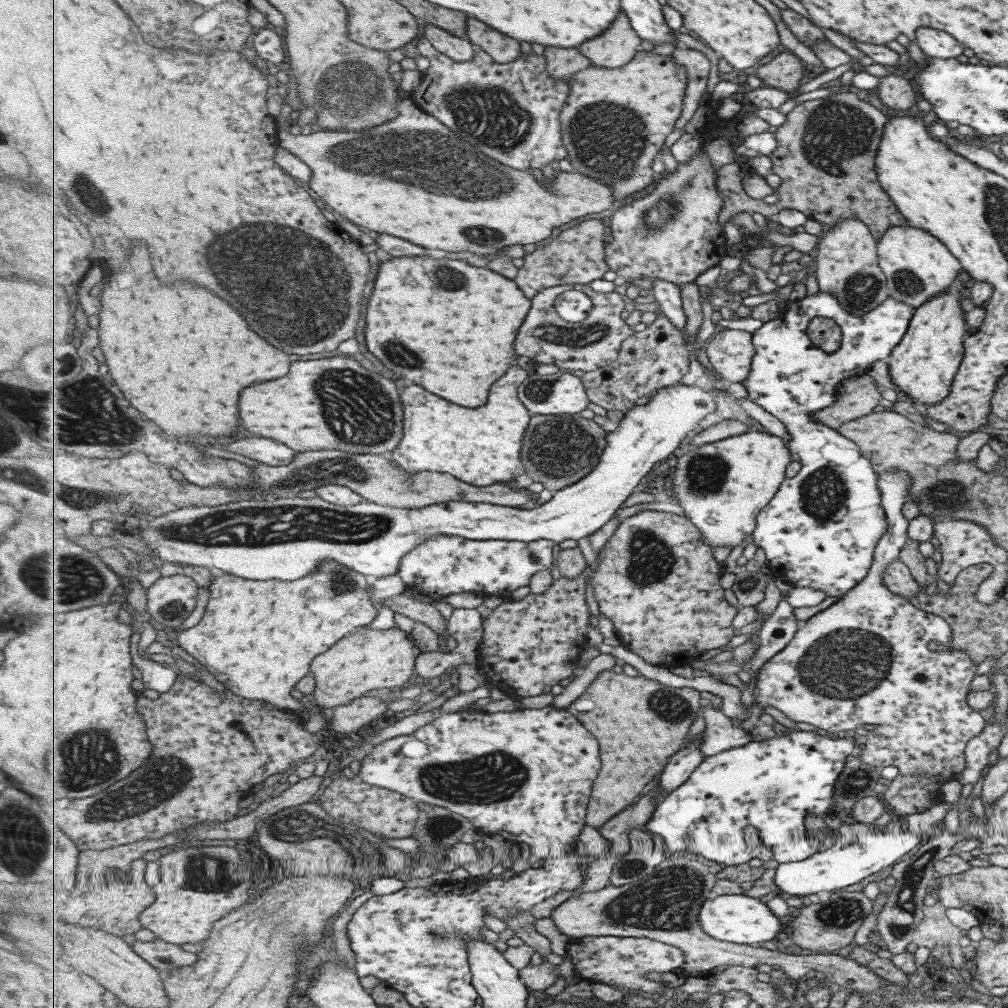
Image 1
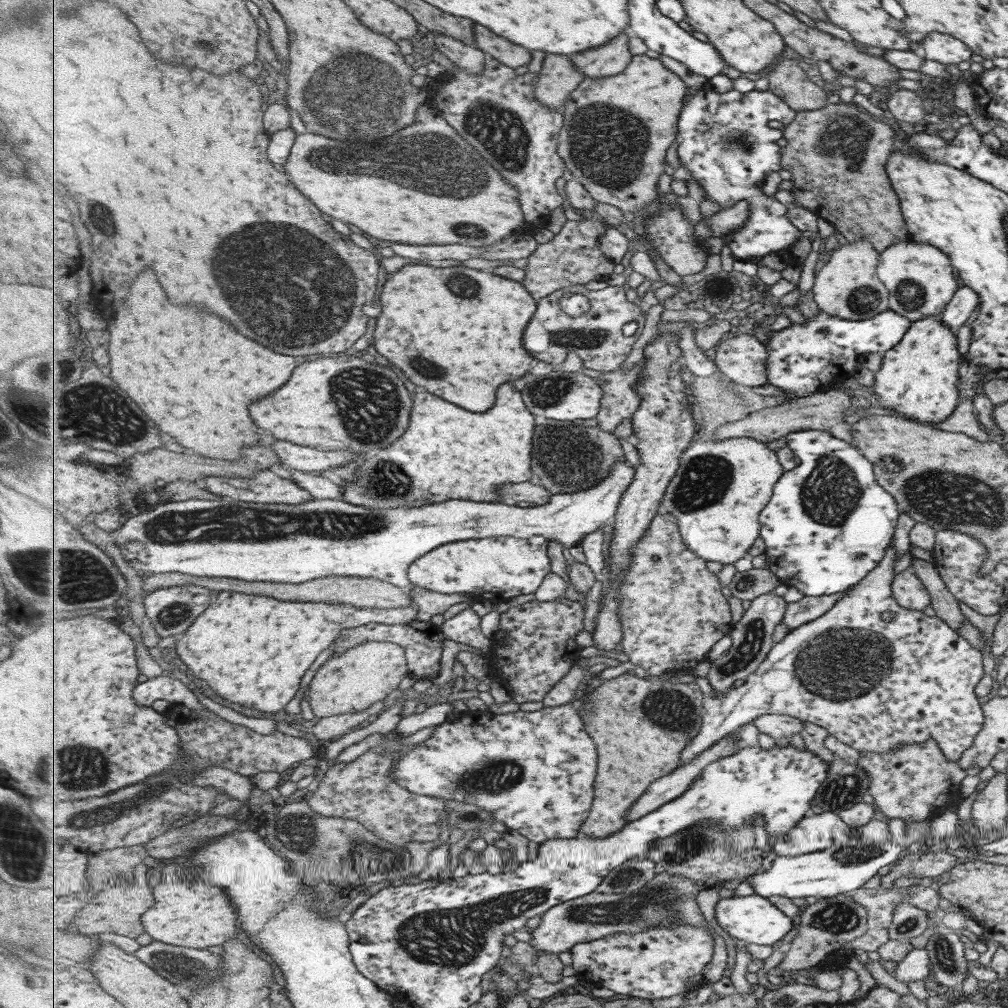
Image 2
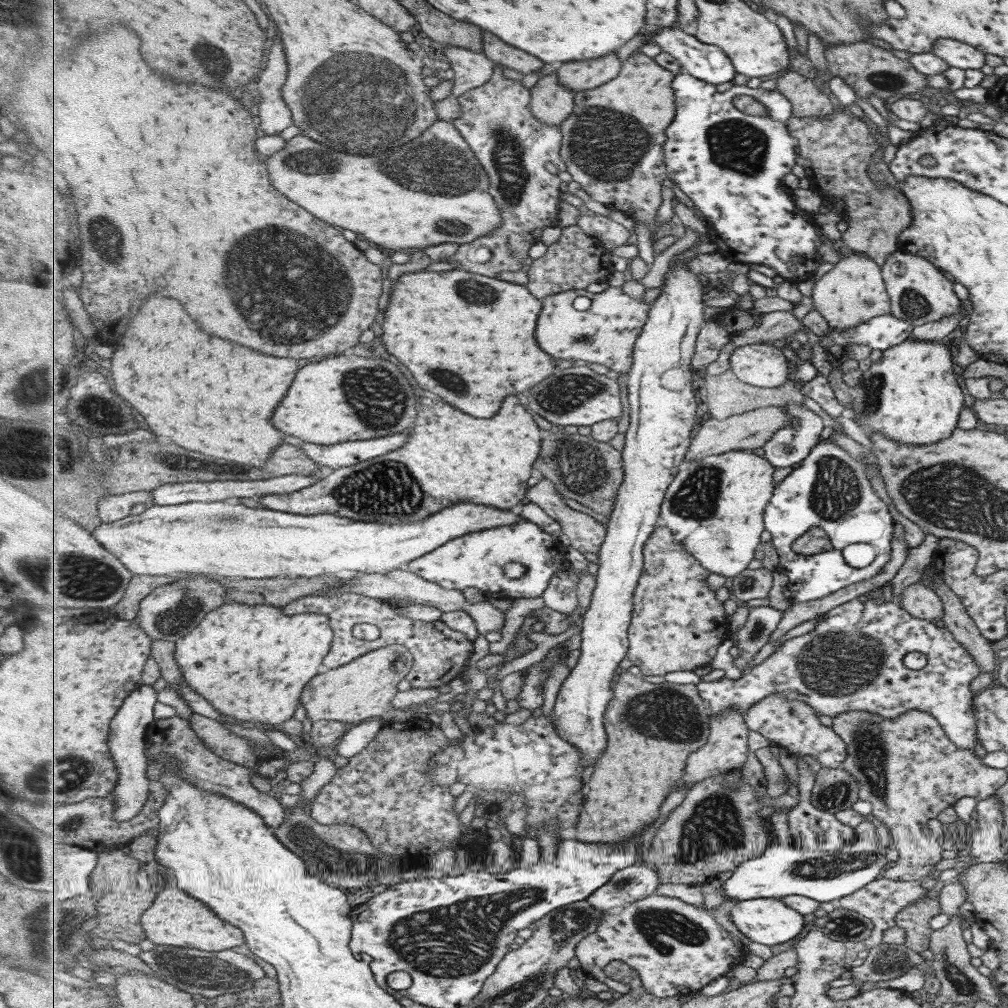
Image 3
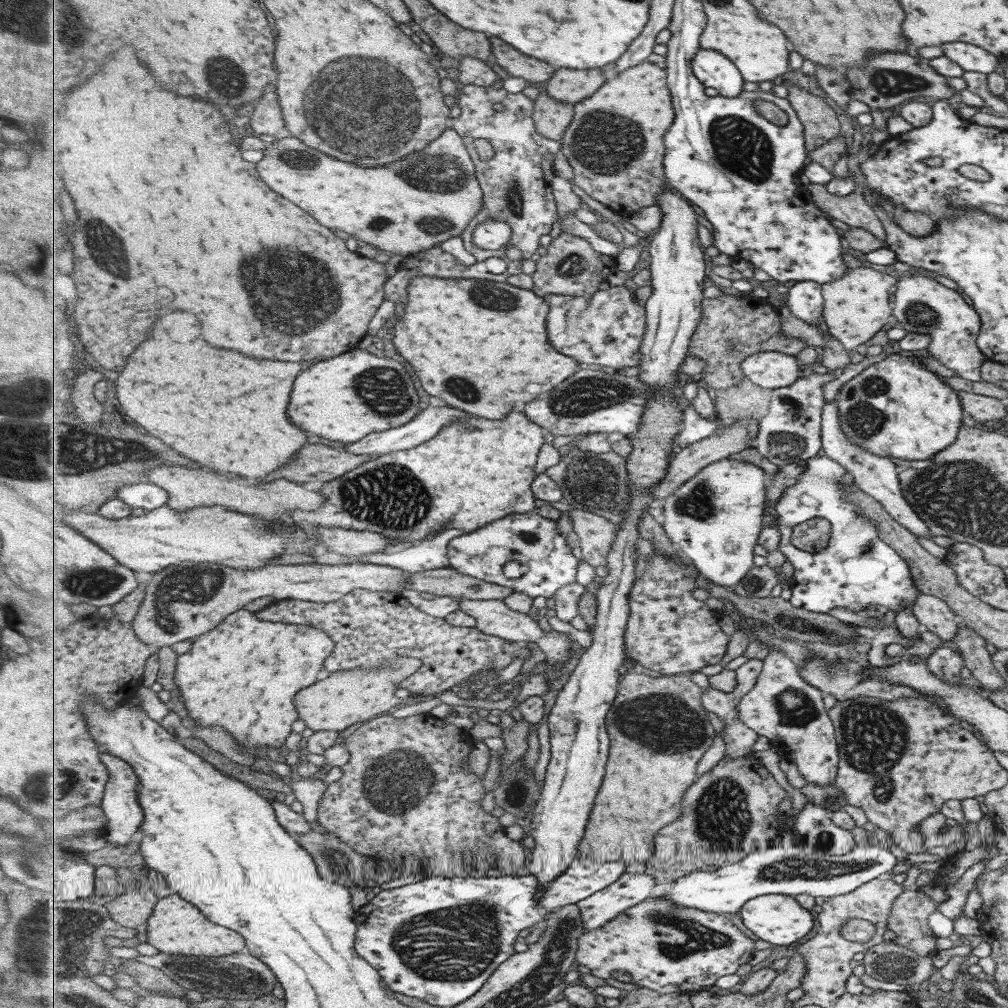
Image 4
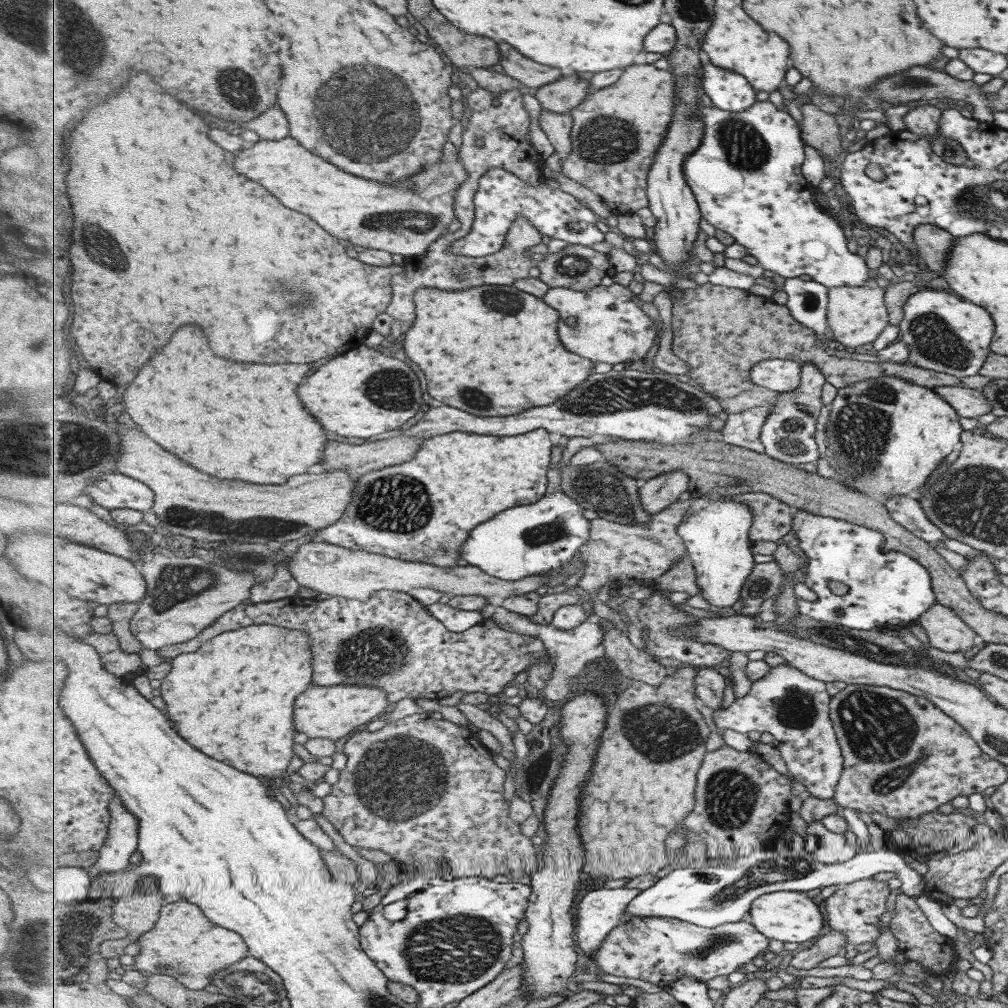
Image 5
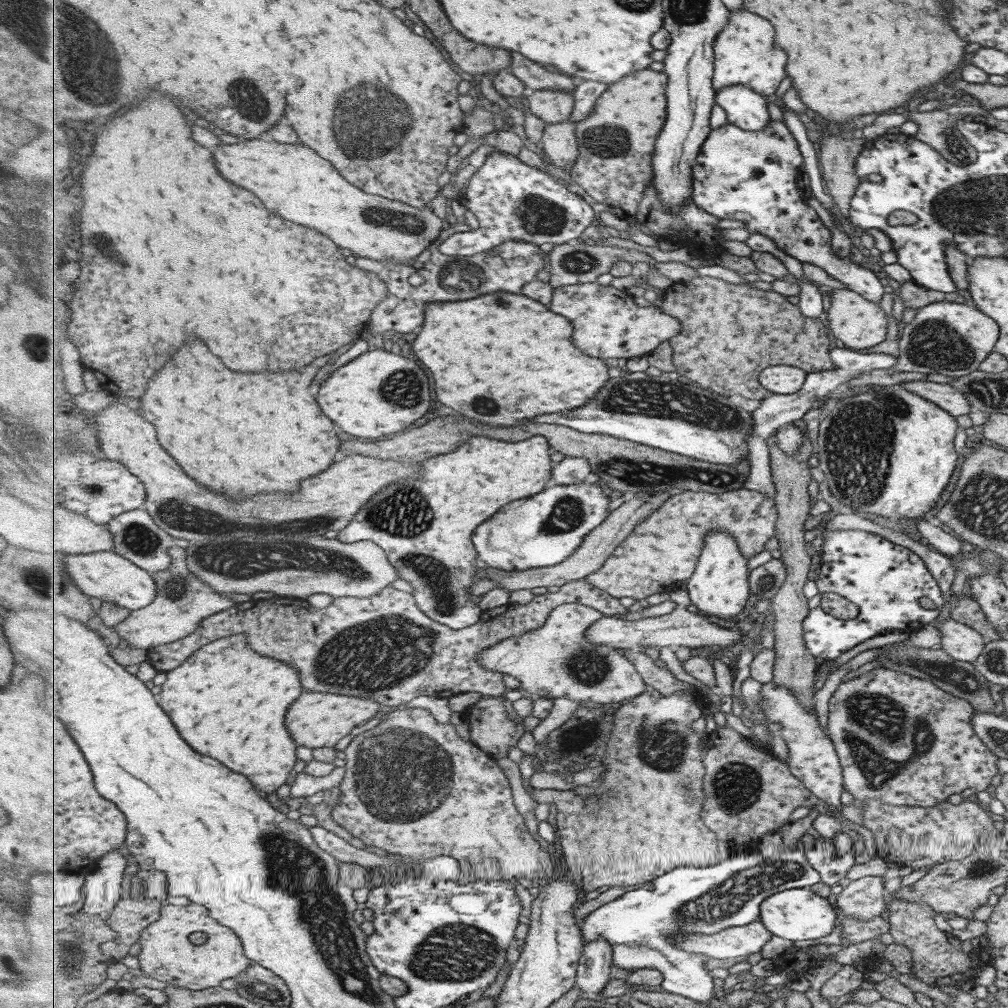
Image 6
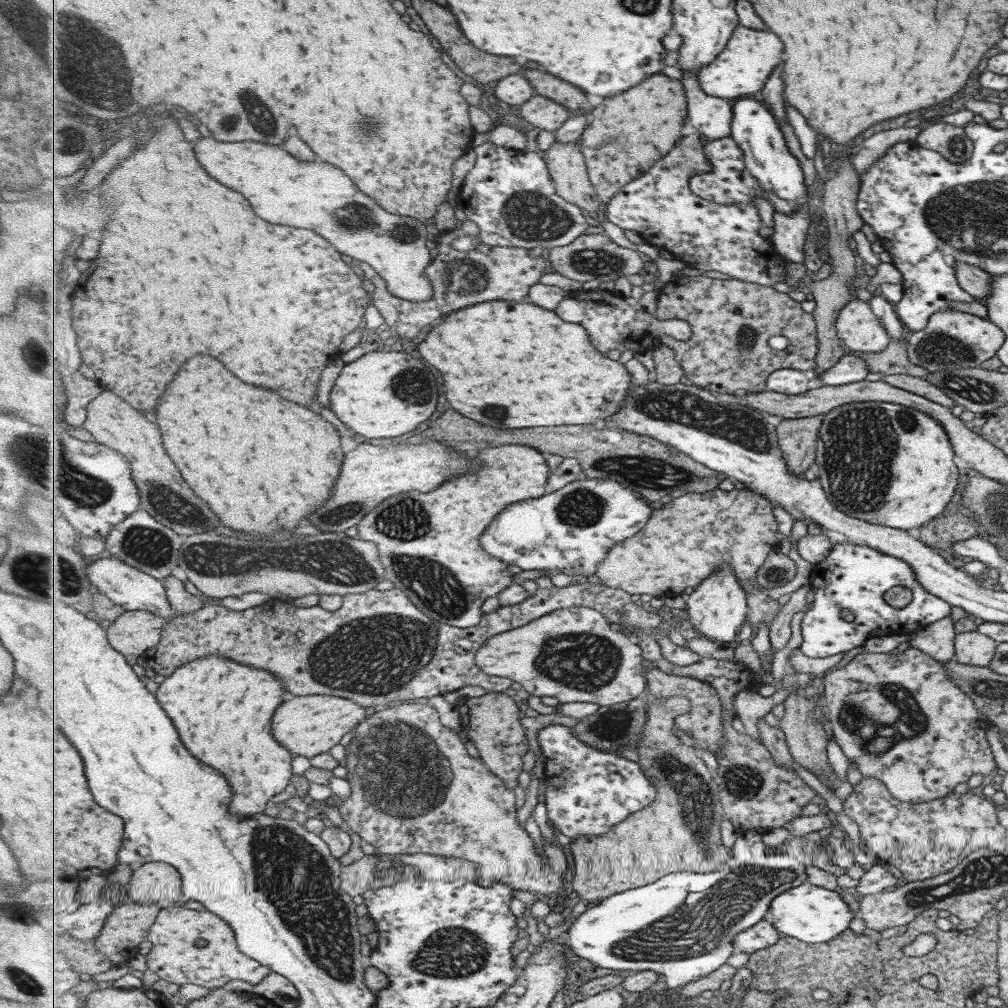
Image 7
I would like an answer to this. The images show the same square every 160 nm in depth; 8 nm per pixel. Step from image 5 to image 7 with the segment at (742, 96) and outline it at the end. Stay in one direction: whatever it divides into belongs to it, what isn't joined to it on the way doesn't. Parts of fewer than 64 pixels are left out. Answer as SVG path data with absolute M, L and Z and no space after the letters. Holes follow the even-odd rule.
M747 95L739 97L734 104L732 136L743 149L749 170L759 179L760 185L768 194L777 214L795 214L801 208L808 208L807 186L799 160L789 152L785 136L781 132L778 120L767 104Z

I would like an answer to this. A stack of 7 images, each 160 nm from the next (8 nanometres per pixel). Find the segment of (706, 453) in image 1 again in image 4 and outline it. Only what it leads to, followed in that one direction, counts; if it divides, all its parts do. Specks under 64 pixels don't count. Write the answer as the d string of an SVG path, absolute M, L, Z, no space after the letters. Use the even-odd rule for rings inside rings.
M731 458L708 464L695 478L681 485L672 495L664 498L662 523L668 537L687 558L694 562L701 575L711 582L734 588L755 567L755 546L763 532L763 512L767 498L766 472L755 463Z

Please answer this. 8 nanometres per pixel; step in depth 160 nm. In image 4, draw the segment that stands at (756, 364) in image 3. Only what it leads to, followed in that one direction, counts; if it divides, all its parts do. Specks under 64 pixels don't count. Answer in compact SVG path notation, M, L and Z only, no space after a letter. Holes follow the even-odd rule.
M783 352L755 353L747 357L741 367L748 379L774 391L795 384L802 374L797 357Z

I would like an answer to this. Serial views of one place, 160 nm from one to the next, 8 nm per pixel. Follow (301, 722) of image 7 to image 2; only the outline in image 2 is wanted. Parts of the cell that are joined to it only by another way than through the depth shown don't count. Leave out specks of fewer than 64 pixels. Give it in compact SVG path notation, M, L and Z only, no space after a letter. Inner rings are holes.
M369 641L342 655L328 658L317 670L308 688L307 699L320 720L339 714L355 714L373 704L388 701L398 693L399 684L410 675L406 649L389 641Z

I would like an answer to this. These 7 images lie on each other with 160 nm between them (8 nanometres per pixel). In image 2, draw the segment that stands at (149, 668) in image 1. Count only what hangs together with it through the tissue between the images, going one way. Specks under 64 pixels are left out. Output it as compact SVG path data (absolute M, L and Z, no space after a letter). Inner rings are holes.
M172 676L152 677L137 685L133 698L139 706L153 706L157 700L167 700L172 704L181 704L193 708L196 713L209 713L199 702L199 698Z

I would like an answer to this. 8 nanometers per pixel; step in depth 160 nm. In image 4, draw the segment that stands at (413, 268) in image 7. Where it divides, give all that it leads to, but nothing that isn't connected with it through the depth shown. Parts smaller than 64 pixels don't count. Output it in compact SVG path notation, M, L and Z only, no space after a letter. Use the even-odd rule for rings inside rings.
M453 128L443 132L429 147L425 147L421 151L415 151L413 154L407 155L406 158L399 160L397 164L389 164L389 166L383 166L383 168L363 168L363 166L359 166L359 164L351 164L351 162L343 162L343 160L331 158L331 155L322 153L320 150L310 147L301 139L296 139L293 136L274 140L262 153L263 157L256 163L257 172L259 172L261 180L265 180L267 184L271 184L271 188L273 188L275 192L283 194L283 196L289 198L291 202L295 202L295 204L299 204L301 208L305 208L307 212L311 212L323 226L335 228L334 231L338 233L347 232L347 234L351 234L351 236L357 236L357 238L361 238L361 240L365 240L365 242L369 242L369 244L381 248L381 250L393 252L403 258L411 257L419 252L429 250L431 247L439 246L441 243L455 236L461 237L461 234L466 232L467 228L470 227L471 220L483 217L485 208L485 201L483 200L484 192L482 185L478 181L476 164L468 151L466 141L457 130ZM379 218L389 218L389 224L383 226L383 228L375 228L375 220L379 220Z

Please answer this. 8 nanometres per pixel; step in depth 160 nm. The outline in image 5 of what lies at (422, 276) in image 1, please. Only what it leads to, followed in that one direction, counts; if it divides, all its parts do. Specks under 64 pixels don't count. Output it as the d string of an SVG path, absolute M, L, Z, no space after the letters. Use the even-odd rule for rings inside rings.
M486 284L477 288L469 288L463 292L443 292L440 288L418 288L414 294L414 303L417 306L417 320L411 326L411 330L407 332L407 340L405 340L405 350L409 354L409 358L425 372L427 380L429 380L429 394L449 406L461 408L465 412L477 414L477 416L509 416L509 414L521 414L527 408L535 408L535 406L547 406L557 402L559 398L563 398L571 390L585 383L593 373L595 362L587 357L579 356L571 352L559 340L559 322L561 322L560 312L555 308L551 308L546 301L538 296L529 294L524 290L519 290L514 284L509 286Z

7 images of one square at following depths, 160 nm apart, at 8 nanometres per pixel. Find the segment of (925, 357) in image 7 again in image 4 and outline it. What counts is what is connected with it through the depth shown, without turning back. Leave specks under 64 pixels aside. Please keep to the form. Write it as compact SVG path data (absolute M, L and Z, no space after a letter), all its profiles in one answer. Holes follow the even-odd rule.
M896 261L893 264L897 274L895 286L891 289L892 318L909 334L927 334L931 345L923 354L932 356L943 366L954 370L957 377L977 382L980 380L980 366L985 361L975 342L979 336L980 318L974 308L961 299L957 291L951 290L925 276L911 274L911 266Z

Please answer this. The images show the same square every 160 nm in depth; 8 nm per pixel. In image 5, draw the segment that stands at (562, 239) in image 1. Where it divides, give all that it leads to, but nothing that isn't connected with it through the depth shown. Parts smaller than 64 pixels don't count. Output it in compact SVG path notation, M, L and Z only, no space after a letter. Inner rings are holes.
M569 243L564 249L549 253L541 262L534 264L540 270L540 277L550 288L572 288L587 292L601 284L605 276L613 277L615 271L608 253L593 248Z

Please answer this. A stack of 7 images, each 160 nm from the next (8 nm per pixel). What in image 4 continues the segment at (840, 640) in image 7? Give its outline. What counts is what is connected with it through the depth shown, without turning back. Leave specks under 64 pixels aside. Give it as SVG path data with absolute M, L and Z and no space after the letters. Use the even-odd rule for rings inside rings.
M827 455L812 456L805 466L804 473L783 490L777 500L778 529L782 532L780 550L794 567L789 600L796 607L811 612L826 613L831 608L845 608L853 614L865 612L874 618L881 615L875 614L872 607L869 611L869 604L895 613L903 607L911 608L919 592L913 584L907 563L878 537L876 524L860 514L853 503L848 503L848 490L841 486L852 484L846 476L846 469ZM811 518L825 518L831 524L827 548L813 554L791 544L793 528Z

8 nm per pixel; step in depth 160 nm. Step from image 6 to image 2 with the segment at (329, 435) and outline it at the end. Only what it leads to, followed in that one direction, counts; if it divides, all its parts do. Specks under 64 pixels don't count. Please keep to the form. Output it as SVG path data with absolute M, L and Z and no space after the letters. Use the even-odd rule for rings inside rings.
M145 268L143 276L131 286L131 296L123 308L109 318L111 334L111 376L113 380L147 412L159 428L171 434L177 443L205 457L239 460L247 447L259 442L259 428L249 416L249 404L279 390L299 366L295 356L283 356L259 342L239 334L235 326L207 310L193 306L177 306L161 288L153 268Z

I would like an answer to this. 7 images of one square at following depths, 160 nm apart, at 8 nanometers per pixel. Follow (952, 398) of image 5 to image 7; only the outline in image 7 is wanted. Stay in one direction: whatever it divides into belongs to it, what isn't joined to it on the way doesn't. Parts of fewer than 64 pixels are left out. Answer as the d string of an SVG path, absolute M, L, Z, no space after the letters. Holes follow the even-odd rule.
M887 374L882 380L891 386L912 392L945 408L951 409L956 405L951 398L943 394L942 390L925 379L907 374Z

